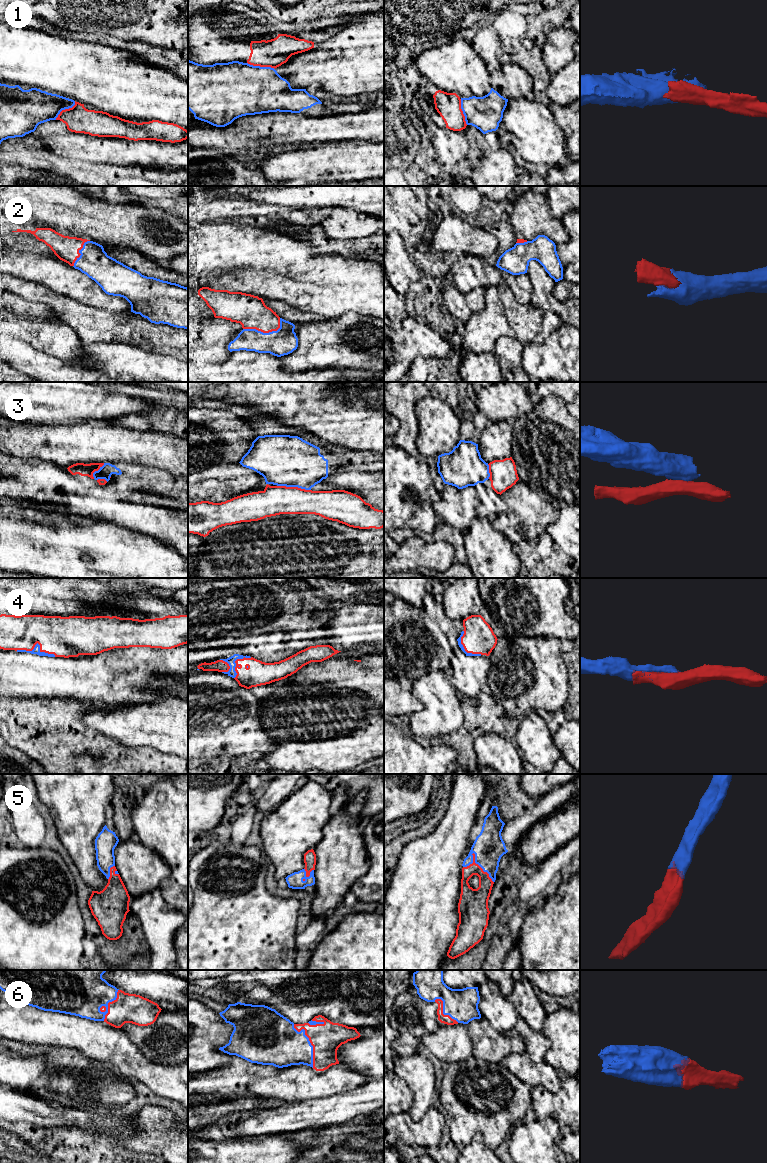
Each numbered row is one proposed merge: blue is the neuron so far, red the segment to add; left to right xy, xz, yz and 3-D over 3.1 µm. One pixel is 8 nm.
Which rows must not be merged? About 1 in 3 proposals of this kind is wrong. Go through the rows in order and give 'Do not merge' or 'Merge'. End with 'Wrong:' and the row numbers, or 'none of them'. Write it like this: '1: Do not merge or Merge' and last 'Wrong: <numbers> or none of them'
1: Do not merge
2: Merge
3: Do not merge
4: Merge
5: Merge
6: Merge
Wrong: 1, 3

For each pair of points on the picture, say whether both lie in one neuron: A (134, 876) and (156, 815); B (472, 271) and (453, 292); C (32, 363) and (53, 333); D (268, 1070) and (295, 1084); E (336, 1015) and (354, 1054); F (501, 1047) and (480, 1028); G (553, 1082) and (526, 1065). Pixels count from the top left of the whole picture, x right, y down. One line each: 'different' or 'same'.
A: different
B: different
C: different
D: different
E: different
F: same
G: same

